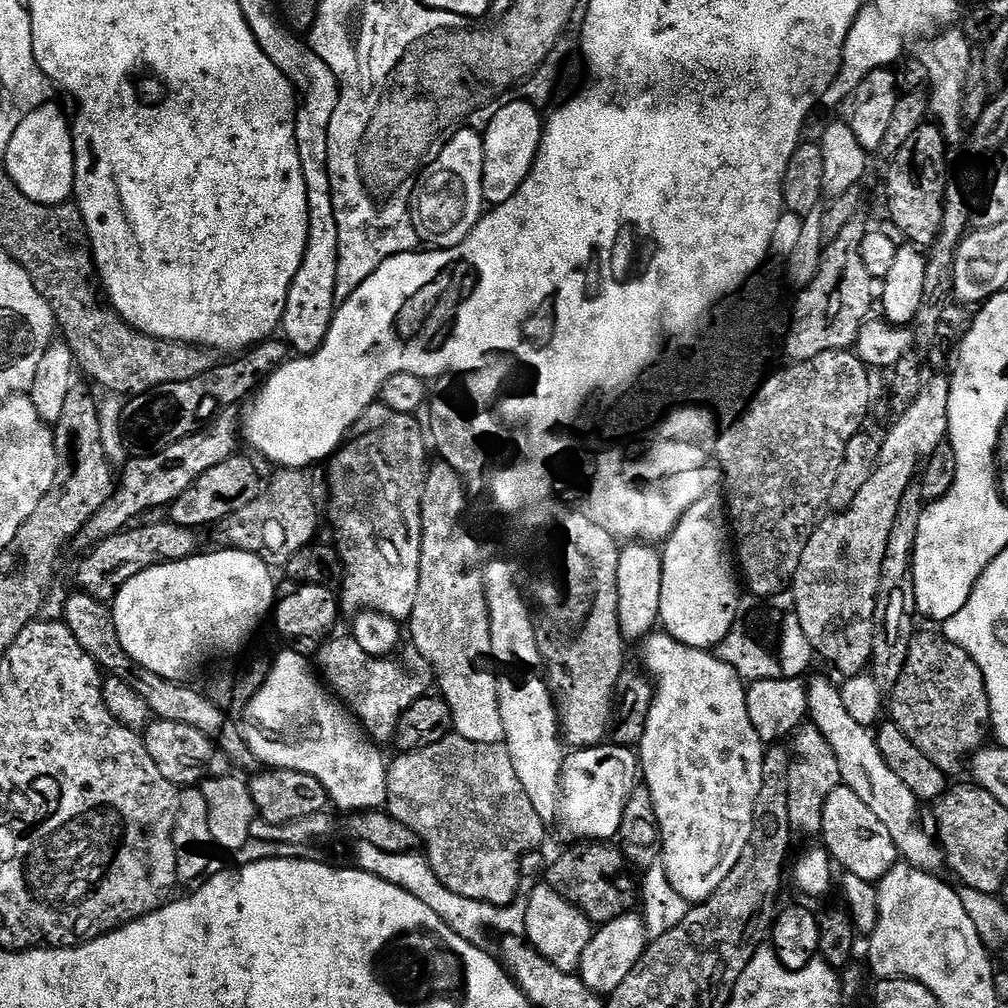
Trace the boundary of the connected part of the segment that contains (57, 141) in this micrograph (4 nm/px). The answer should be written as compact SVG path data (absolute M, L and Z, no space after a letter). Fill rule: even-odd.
M53 106L36 108L23 113L10 144L2 157L3 171L8 173L14 186L26 198L39 204L63 204L72 196L74 154L69 125Z

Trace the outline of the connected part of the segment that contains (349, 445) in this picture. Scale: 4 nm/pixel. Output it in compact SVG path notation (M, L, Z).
M382 402L371 404L355 427L357 433L364 433L353 435L337 448L327 465L326 520L332 523L336 552L344 567L344 585L338 588L338 604L348 614L381 612L394 621L404 622L414 610L420 554L413 533L412 536L408 533L404 491L408 488L408 479L420 467L425 467L426 436L419 432L416 419L415 415L398 414L398 410L390 410Z

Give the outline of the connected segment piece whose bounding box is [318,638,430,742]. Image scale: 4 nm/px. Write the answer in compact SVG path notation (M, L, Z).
M329 639L320 647L319 675L326 681L327 687L347 705L361 729L373 741L391 741L396 735L398 718L402 718L402 714L429 691L429 677L424 677L422 673L415 672L396 660L388 660L392 658L387 655L366 654L366 650L362 650L362 646L358 646L354 639L336 639Z

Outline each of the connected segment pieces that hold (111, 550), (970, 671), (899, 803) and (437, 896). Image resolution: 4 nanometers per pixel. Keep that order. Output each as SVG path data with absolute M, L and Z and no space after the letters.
M171 522L165 524L144 524L141 528L132 528L136 526L128 526L123 530L115 532L112 536L106 536L103 540L93 543L92 553L81 562L76 568L76 585L79 591L85 592L90 598L111 602L116 599L116 591L122 586L126 586L126 582L130 582L130 578L134 578L138 574L142 574L142 570L150 570L153 566L162 566L170 562L178 562L179 560L188 560L197 555L200 540L195 531L190 528L183 528Z
M915 633L907 650L906 662L898 682L889 693L891 723L896 724L902 734L917 746L939 770L952 776L959 768L960 761L971 757L985 743L986 727L989 721L989 702L985 693L984 679L973 660L961 647L944 639L939 633Z
M824 676L811 680L809 679L806 684L808 689L806 716L811 727L819 730L833 751L834 758L838 762L841 785L848 787L862 798L866 806L874 812L875 817L886 826L903 863L919 868L922 872L939 873L940 864L942 868L945 863L944 855L940 846L924 834L919 822L916 821L916 807L918 807L916 796L910 794L909 788L898 782L898 774L894 774L890 767L886 766L876 745L875 735L865 725L854 722L850 714L846 714L839 687L835 683L832 685Z
M358 842L355 848L356 860L354 862L360 871L374 874L375 877L382 878L383 881L390 882L391 885L406 889L420 902L426 903L436 918L450 926L456 936L462 937L466 941L475 944L483 943L484 928L494 928L506 936L515 935L523 929L525 924L525 903L523 901L518 900L510 905L501 906L483 903L481 900L462 898L461 895L454 894L438 882L437 876L427 864L425 855L416 852L386 854L378 846L362 842Z

